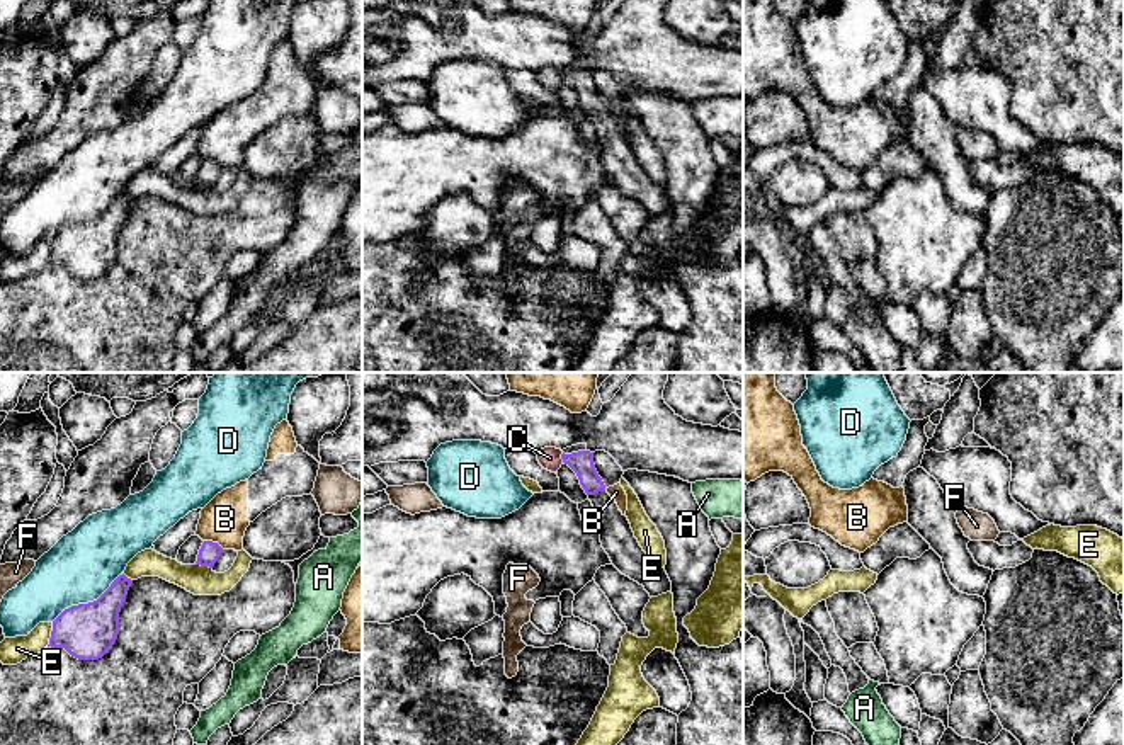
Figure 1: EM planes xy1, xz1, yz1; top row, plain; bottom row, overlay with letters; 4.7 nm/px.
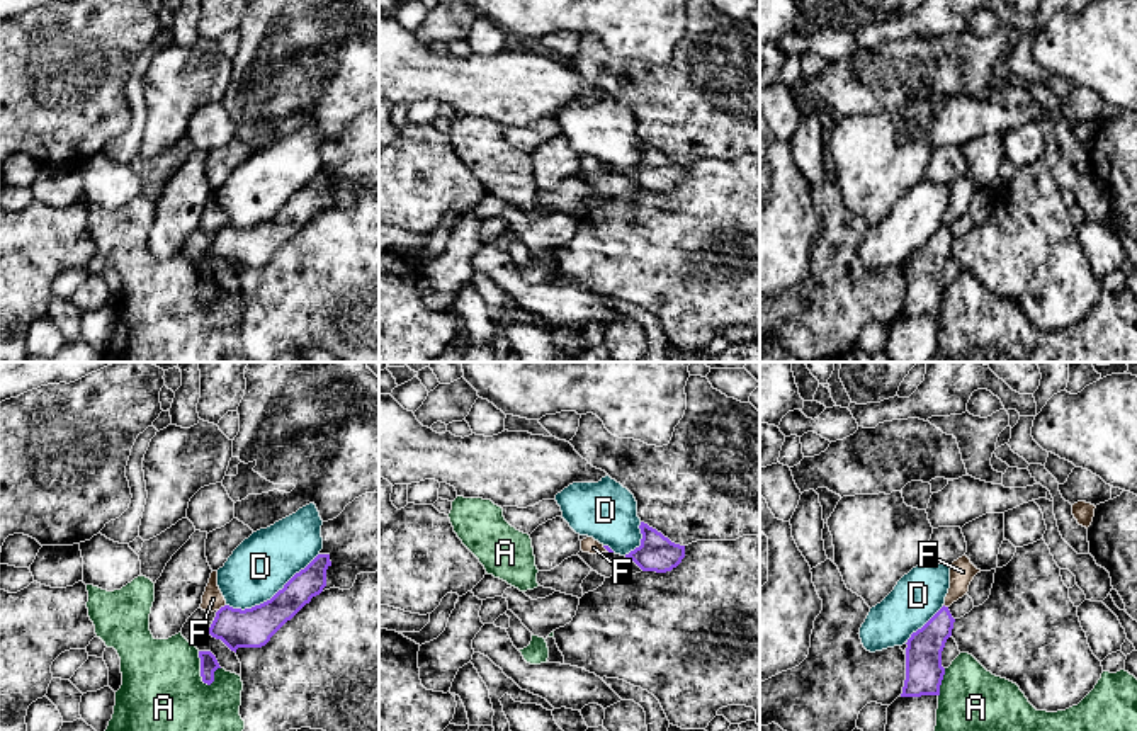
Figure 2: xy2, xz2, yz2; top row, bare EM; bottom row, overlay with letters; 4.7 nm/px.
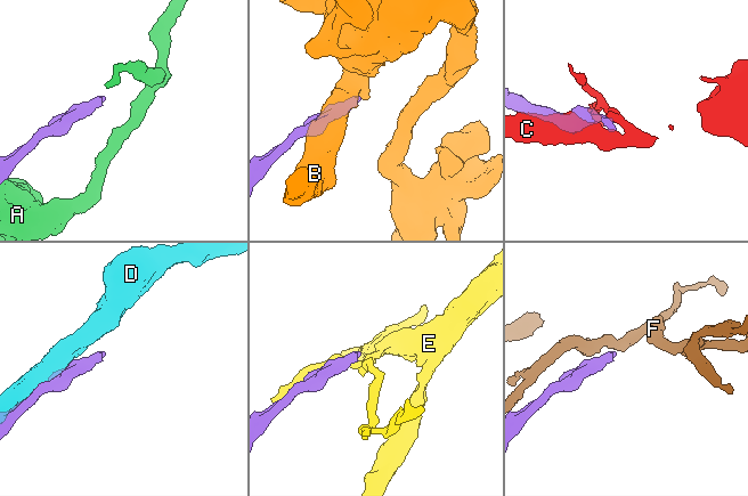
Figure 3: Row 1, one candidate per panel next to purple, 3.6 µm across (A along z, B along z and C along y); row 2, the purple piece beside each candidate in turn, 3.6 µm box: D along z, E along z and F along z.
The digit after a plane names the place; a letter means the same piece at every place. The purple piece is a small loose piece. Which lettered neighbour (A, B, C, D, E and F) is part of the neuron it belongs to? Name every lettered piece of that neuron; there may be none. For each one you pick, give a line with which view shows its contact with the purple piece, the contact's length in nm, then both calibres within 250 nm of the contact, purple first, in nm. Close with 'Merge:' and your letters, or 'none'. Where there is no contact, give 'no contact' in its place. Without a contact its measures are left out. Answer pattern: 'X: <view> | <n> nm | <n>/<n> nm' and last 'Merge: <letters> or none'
Merge: none

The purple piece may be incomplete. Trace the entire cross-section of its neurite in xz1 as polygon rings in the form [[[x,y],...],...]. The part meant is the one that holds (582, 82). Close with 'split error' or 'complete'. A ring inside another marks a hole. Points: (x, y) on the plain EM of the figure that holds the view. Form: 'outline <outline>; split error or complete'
outline [[[578,70],[561,73],[578,95],[582,107],[588,114],[600,146],[600,162],[612,184],[631,199],[644,206],[650,216],[672,211],[672,201],[665,187],[655,184],[639,165],[627,136],[619,129],[616,119],[607,112],[602,97],[593,83],[593,71]]]; split error

